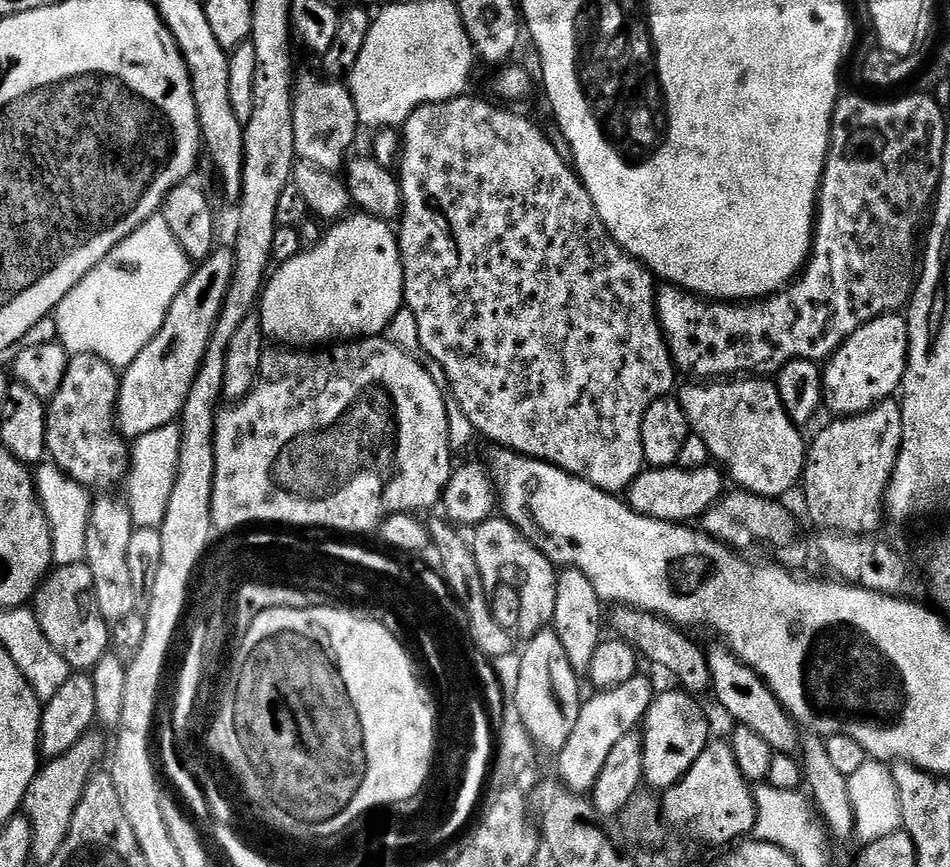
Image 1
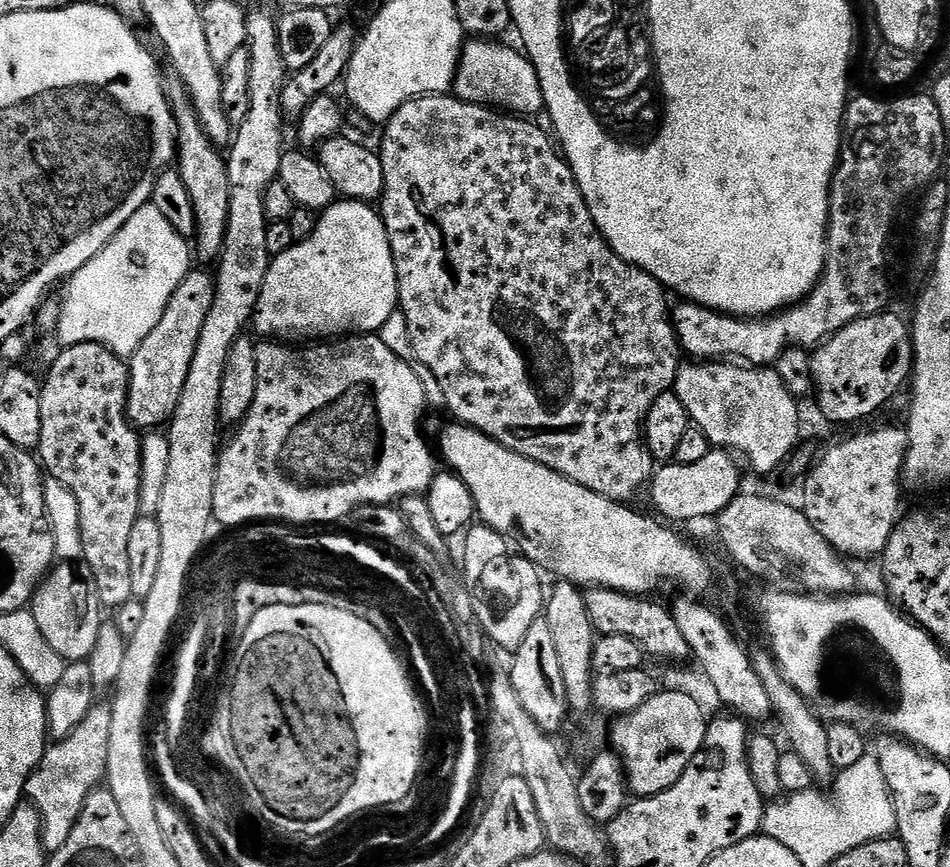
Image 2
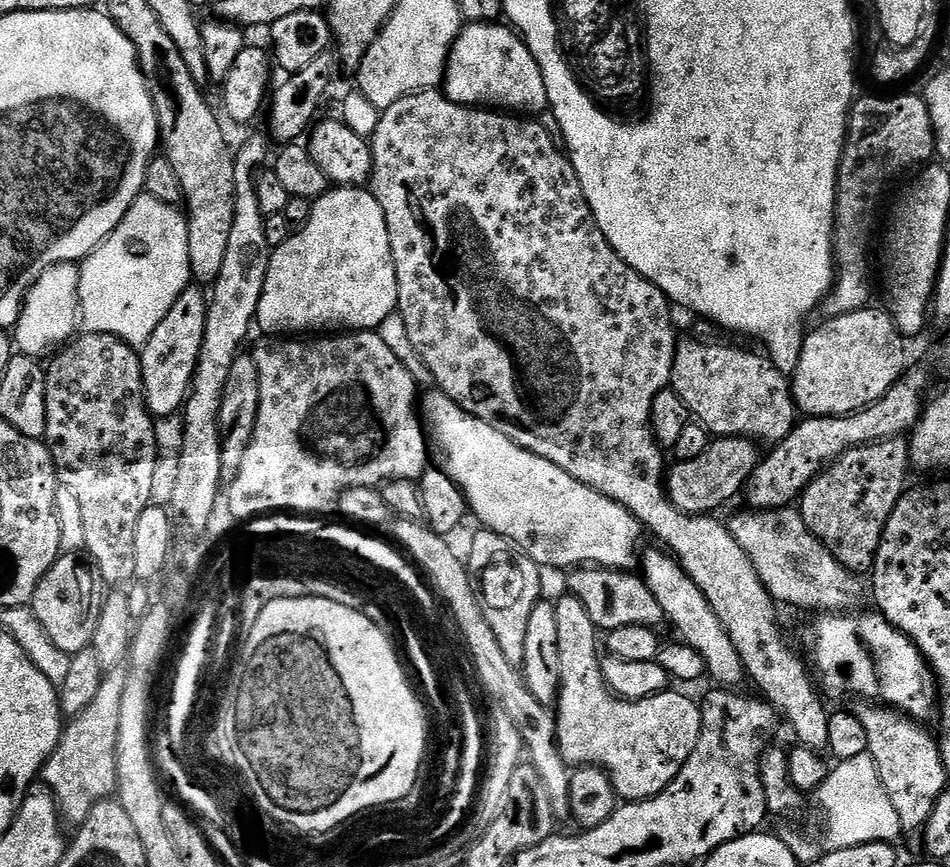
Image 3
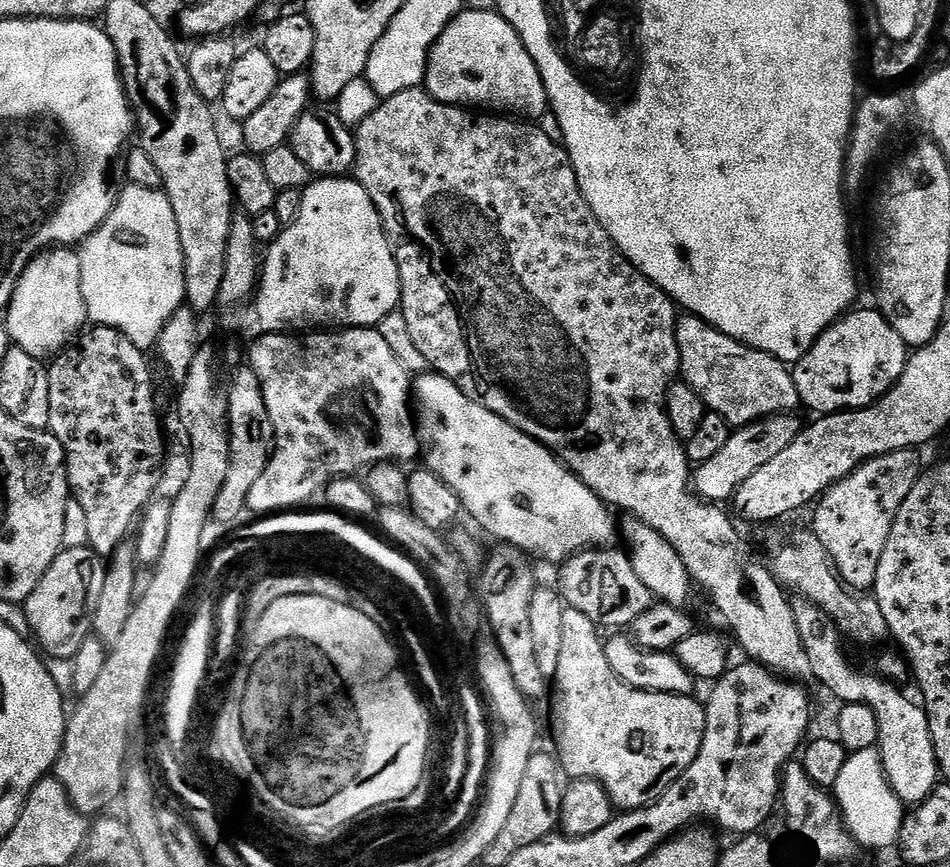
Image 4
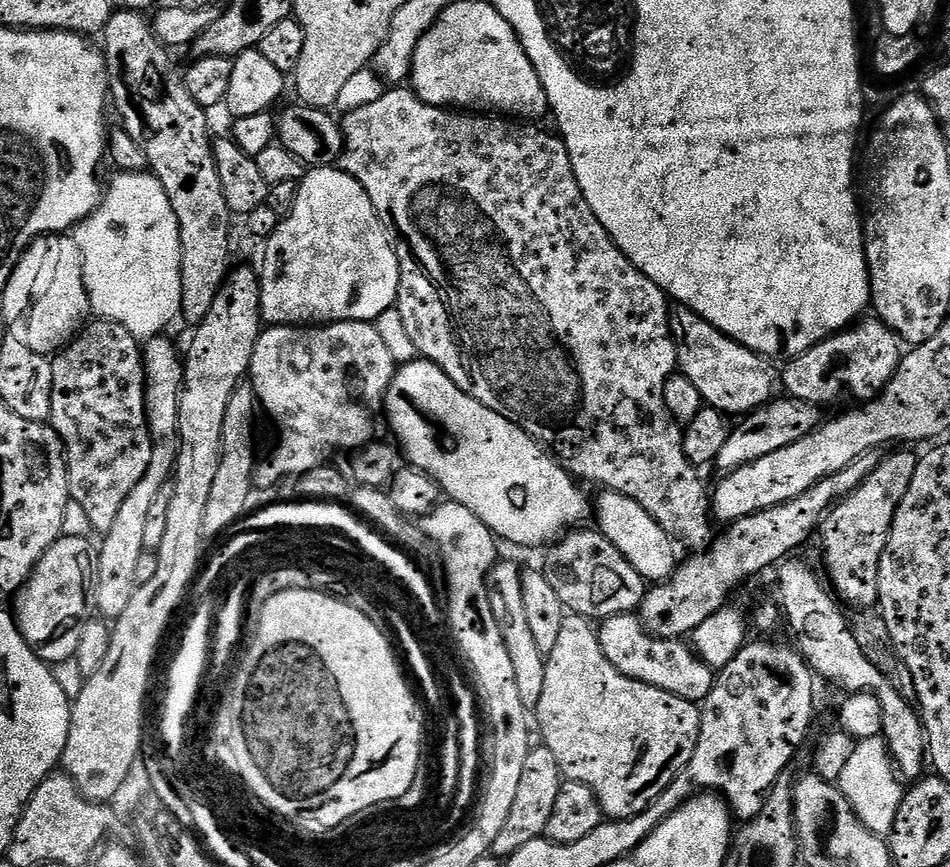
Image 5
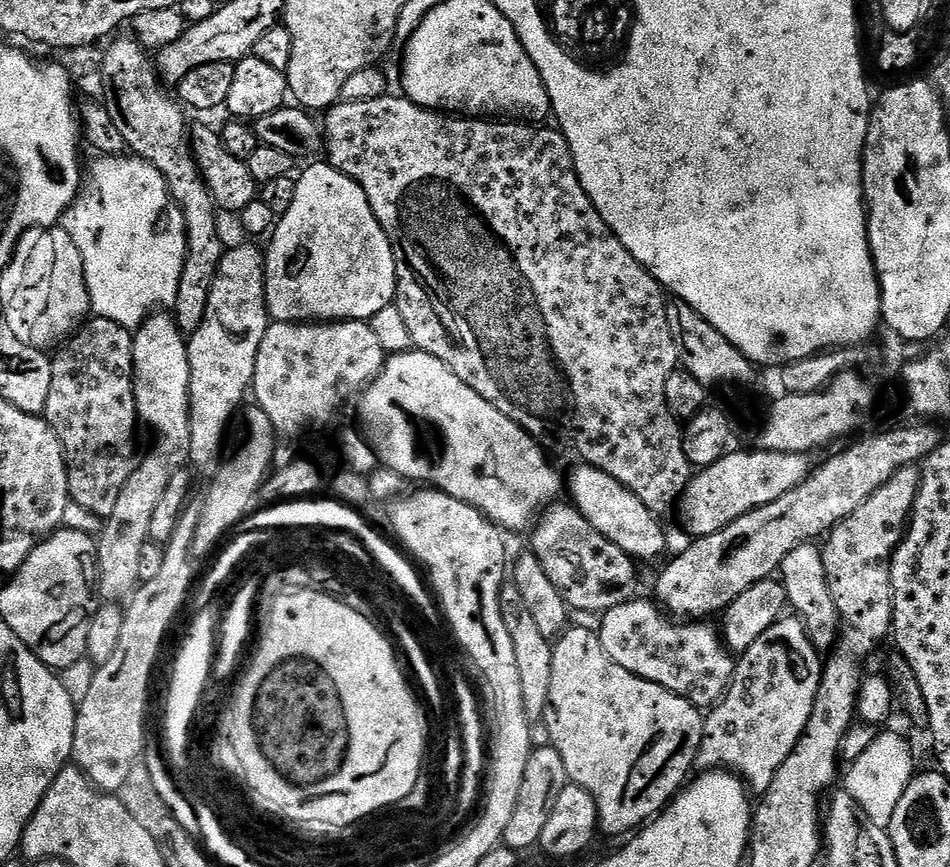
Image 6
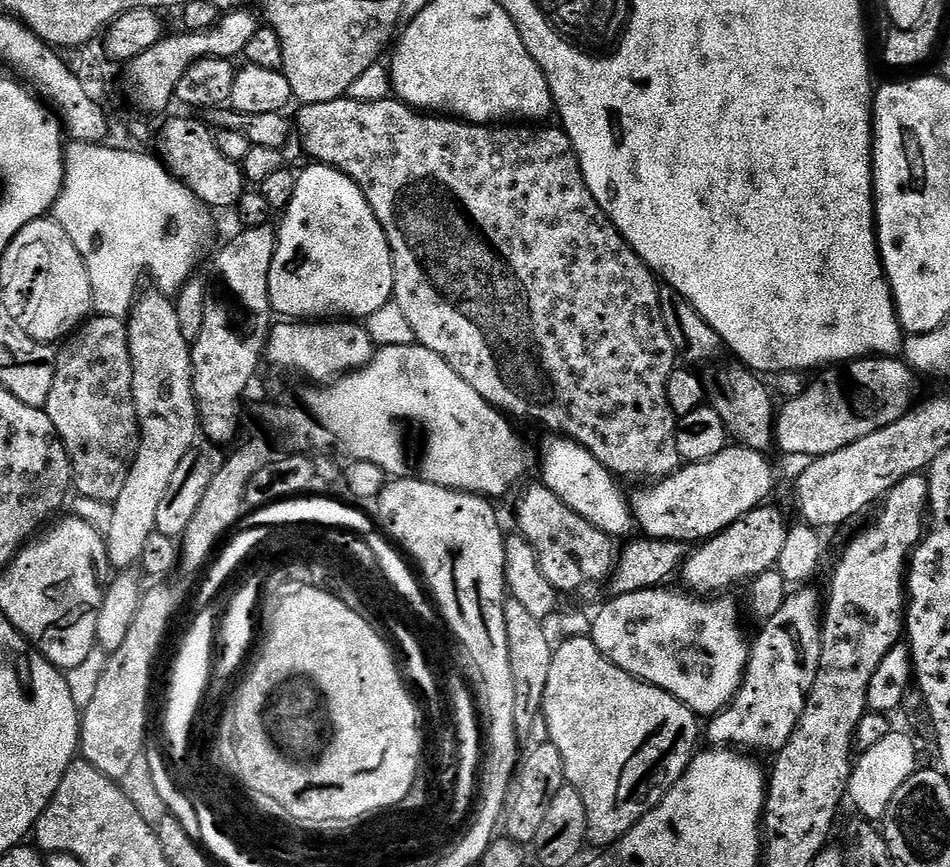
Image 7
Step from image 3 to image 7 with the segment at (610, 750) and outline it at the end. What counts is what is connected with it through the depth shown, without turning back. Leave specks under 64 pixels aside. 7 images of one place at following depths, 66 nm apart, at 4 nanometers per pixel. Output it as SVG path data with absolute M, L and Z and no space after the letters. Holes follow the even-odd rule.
M591 635L564 638L560 642L561 644L557 643L555 645L552 661L550 662L550 678L546 682L542 715L549 730L551 744L558 746L558 750L562 754L564 779L567 787L578 790L578 794L582 794L582 802L586 806L586 822L588 823L587 843L589 845L597 844L597 849L603 850L619 842L647 812L654 810L654 806L658 806L658 802L662 802L662 798L666 798L666 794L672 789L674 782L678 782L682 778L682 774L688 768L688 763L692 761L692 757L698 751L696 739L699 736L701 739L702 724L696 713L692 712L678 698L671 696L666 690L662 690L653 684L647 684L645 680L634 678L630 674L626 674L626 670L622 670L610 663L600 653L598 646L594 646Z

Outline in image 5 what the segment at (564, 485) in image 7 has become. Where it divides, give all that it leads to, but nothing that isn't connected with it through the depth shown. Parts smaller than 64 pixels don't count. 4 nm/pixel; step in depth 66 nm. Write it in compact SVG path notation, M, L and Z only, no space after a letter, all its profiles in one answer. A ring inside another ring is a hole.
M607 490L599 493L601 496L594 500L594 520L598 523L598 530L614 547L620 551L622 558L638 570L640 577L646 582L663 582L669 580L675 574L678 567L676 560L677 545L671 536L634 502L634 498L626 498L624 494L609 492Z

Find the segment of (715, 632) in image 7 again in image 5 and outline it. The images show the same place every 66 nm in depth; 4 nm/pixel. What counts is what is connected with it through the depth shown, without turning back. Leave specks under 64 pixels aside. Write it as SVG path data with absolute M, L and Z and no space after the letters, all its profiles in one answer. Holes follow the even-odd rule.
M627 612L621 616L611 616L599 625L598 635L602 654L606 654L606 658L610 658L610 666L622 674L693 702L702 702L710 694L714 669L696 655L691 643L650 634L639 615Z

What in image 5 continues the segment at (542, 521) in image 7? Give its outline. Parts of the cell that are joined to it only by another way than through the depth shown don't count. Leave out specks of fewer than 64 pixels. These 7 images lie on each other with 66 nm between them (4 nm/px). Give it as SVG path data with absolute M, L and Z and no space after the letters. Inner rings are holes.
M572 530L551 545L546 575L569 613L603 622L611 616L635 613L644 600L646 581L622 558L622 554L599 530Z

